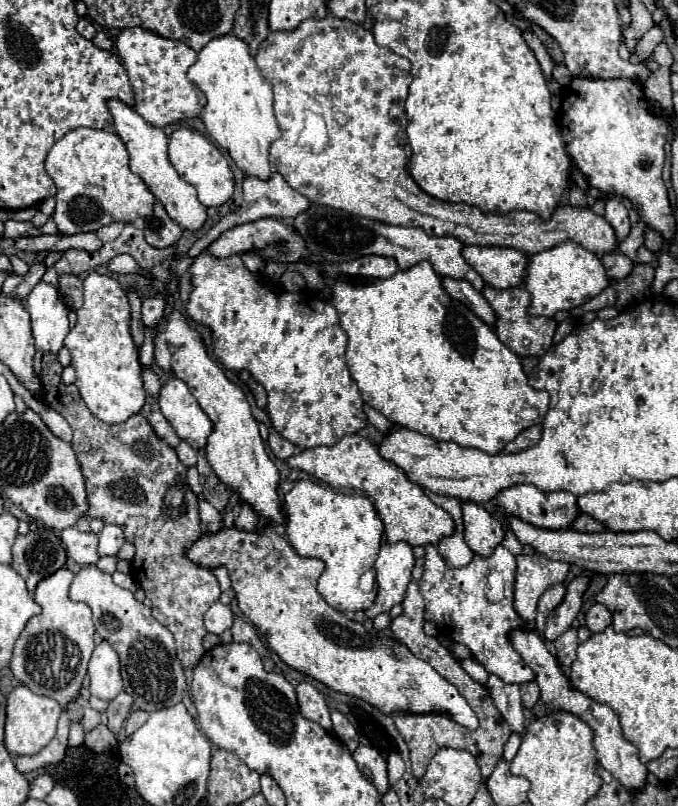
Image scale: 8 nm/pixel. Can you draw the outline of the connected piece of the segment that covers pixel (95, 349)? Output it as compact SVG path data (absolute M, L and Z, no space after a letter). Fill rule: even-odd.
M90 273L84 279L84 305L76 311L78 321L70 329L70 333L64 339L64 345L68 347L72 355L72 367L76 369L76 387L80 389L80 395L88 409L104 423L124 423L128 417L136 415L144 405L144 389L142 389L142 377L140 377L140 361L138 351L134 347L132 335L130 335L130 305L124 289L108 275Z

